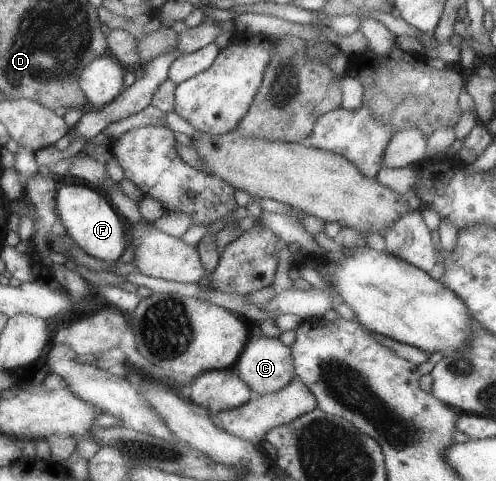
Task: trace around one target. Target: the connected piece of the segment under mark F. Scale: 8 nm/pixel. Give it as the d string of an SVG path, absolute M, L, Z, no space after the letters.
M87 183L67 184L55 190L55 208L57 210L58 225L62 226L83 252L89 256L107 263L115 262L123 250L128 246L127 225L118 211L112 206L112 201L97 187Z

